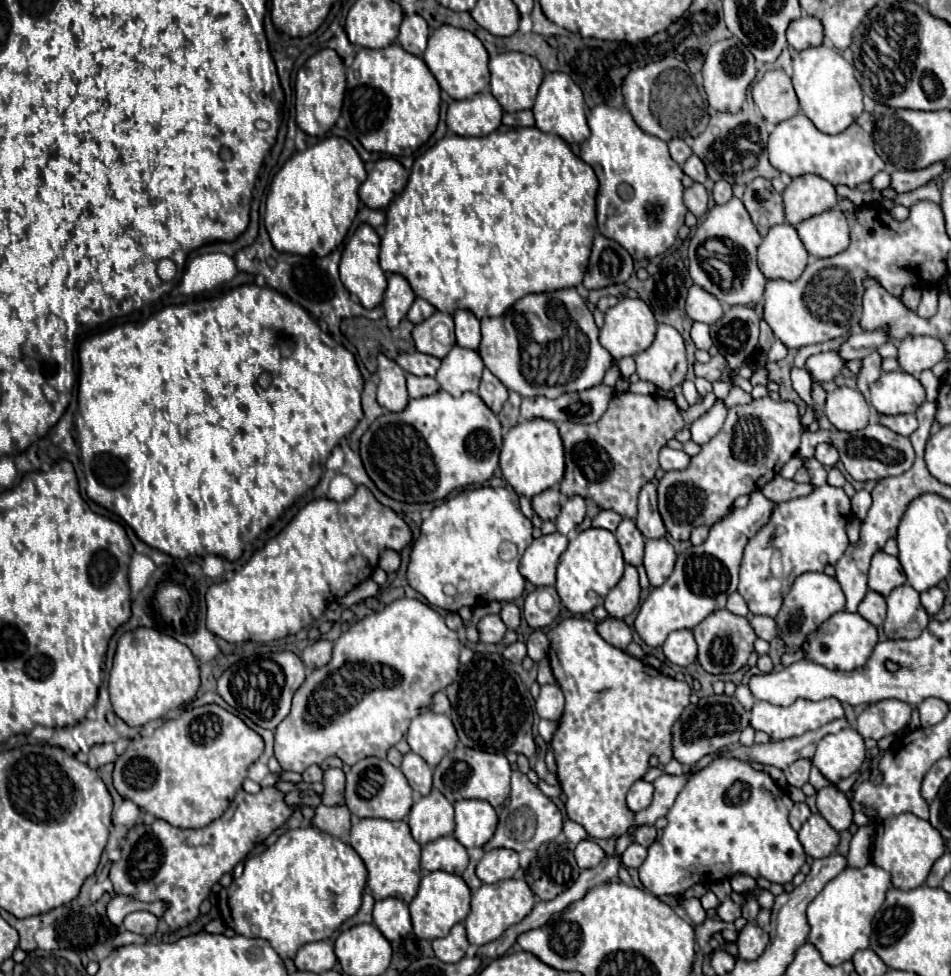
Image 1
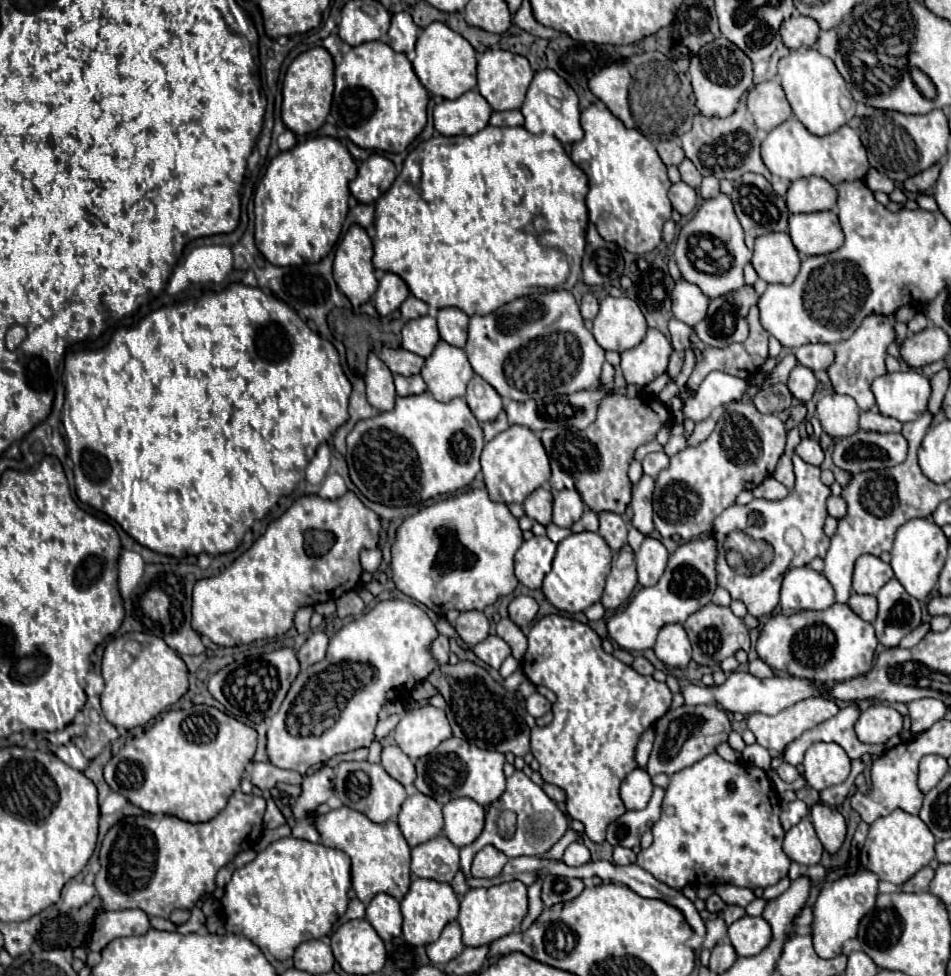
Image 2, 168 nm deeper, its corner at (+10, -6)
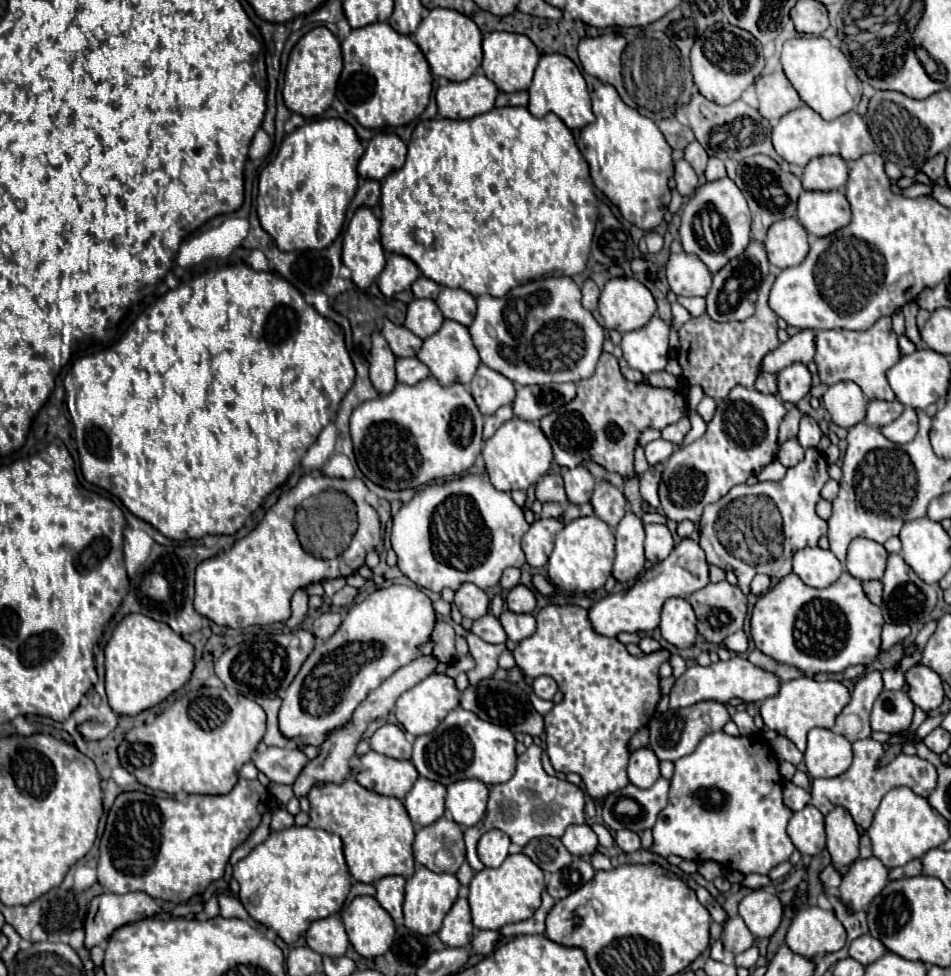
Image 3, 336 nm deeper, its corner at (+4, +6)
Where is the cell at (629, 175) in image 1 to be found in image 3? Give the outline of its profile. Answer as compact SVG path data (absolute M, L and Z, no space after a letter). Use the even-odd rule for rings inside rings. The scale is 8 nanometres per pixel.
M600 85L592 93L592 111L596 121L586 125L578 139L594 185L614 203L620 213L644 231L662 223L664 207L670 203L668 179L672 177L672 149L668 147L658 125L628 107L612 85Z

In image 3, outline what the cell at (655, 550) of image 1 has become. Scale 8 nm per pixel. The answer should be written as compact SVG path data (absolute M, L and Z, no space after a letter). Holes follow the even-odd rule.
M652 523L652 525L644 525L644 529L646 529L646 541L644 541L646 559L650 563L658 563L666 559L674 547L674 539L668 527Z

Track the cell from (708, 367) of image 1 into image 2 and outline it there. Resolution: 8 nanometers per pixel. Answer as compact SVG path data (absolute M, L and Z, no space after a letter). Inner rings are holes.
M750 307L750 337L744 343L728 345L726 349L706 347L704 361L698 363L688 379L688 389L696 391L704 377L718 369L740 379L752 379L758 367L768 359L768 333L758 321L758 307Z

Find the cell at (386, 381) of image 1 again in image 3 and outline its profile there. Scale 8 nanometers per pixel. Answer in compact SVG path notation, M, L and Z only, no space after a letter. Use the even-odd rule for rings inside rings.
M372 333L372 349L370 349L370 379L380 395L386 395L396 385L394 371L396 357L392 355L386 339L380 333Z

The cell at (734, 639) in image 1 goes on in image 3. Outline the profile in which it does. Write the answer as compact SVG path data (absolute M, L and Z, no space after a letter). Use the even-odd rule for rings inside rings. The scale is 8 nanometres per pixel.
M728 581L708 583L708 587L694 591L688 601L698 617L698 633L714 645L720 645L744 625L746 595Z

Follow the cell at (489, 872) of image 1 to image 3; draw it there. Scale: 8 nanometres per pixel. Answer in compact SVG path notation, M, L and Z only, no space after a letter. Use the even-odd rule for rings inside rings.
M492 829L486 831L478 841L478 857L484 863L484 867L500 867L502 861L508 857L508 847L508 835L498 829Z

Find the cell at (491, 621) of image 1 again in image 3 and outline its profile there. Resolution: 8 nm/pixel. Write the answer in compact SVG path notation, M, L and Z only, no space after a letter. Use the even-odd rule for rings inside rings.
M462 583L454 593L454 605L466 619L480 619L488 613L490 599L484 589L476 587L474 583Z

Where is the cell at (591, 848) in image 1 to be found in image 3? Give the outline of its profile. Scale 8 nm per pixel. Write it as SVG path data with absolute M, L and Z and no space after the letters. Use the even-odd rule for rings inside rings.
M582 823L582 825L570 825L564 835L560 837L564 847L574 855L574 857L584 857L588 853L594 853L596 847L598 847L598 839L596 839L596 833L594 833L594 843L592 843L592 849L590 849L590 843L588 843L588 825Z

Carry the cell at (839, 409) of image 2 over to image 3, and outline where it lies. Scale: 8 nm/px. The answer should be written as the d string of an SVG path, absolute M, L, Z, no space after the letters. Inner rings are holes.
M840 381L830 385L822 397L826 411L832 417L832 423L840 427L854 427L864 421L866 415L866 399L862 389L852 381Z

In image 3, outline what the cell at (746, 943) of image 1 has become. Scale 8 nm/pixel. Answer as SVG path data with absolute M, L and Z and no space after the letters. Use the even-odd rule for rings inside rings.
M758 889L740 901L740 917L756 937L772 937L782 919L782 903L778 895Z

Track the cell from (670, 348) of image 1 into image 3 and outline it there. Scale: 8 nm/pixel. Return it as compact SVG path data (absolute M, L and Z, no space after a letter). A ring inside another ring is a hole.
M654 315L644 327L624 333L620 347L622 347L622 355L628 363L628 367L638 369L644 375L654 373L654 371L662 371L668 363L668 333L670 333L670 325L664 323L658 315Z

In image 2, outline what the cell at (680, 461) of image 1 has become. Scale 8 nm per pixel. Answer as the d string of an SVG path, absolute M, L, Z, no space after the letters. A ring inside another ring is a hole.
M648 453L644 457L644 461L642 461L642 467L644 467L646 475L650 475L650 477L656 479L658 473L668 467L668 463L670 463L670 459L668 459L666 453Z

